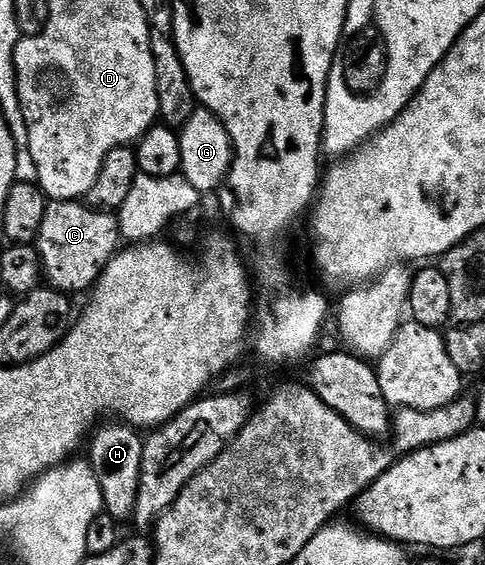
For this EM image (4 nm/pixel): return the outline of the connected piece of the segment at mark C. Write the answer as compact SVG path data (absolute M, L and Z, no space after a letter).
M76 200L73 202L48 201L45 208L44 220L37 239L39 259L43 261L43 272L50 289L60 290L62 294L76 296L84 290L90 291L98 282L104 266L110 258L115 257L121 246L121 235L119 232L119 219L114 213L105 210L95 210L88 206L86 201Z

